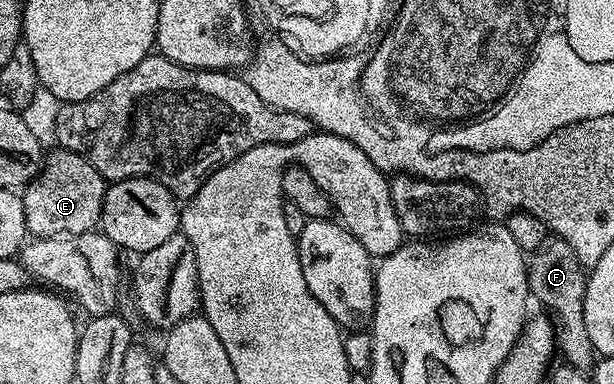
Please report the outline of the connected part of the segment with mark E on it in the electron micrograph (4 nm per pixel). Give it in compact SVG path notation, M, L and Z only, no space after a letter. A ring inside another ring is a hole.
M61 147L55 150L55 153L45 154L41 173L25 186L21 194L26 231L31 238L88 233L102 220L102 204L108 184L106 178L92 167L92 163L88 163L88 159Z

